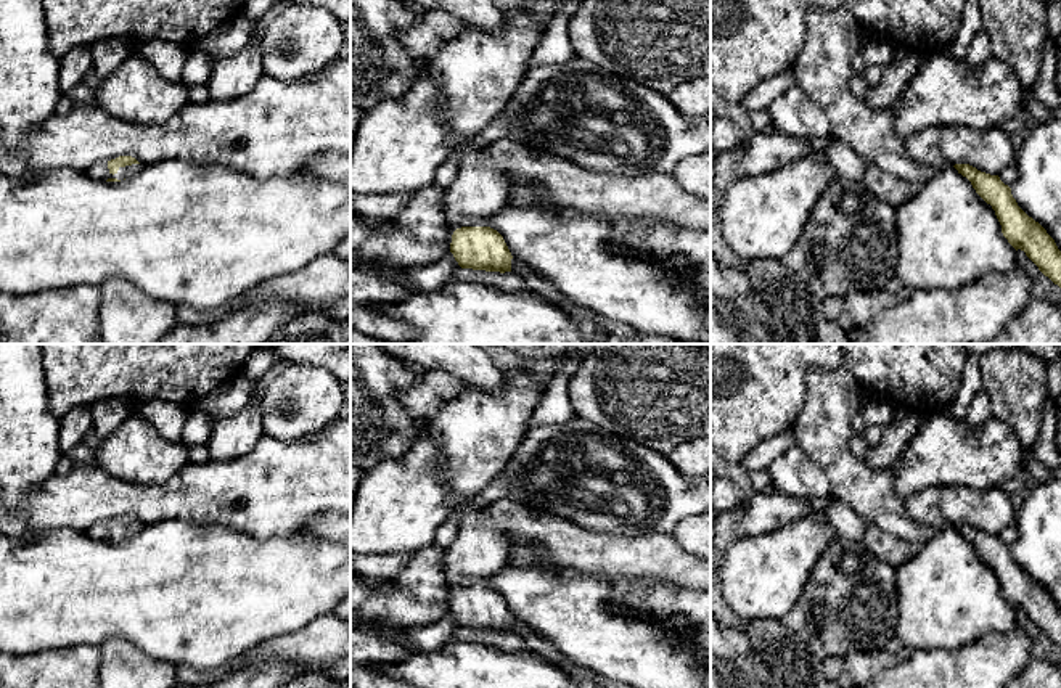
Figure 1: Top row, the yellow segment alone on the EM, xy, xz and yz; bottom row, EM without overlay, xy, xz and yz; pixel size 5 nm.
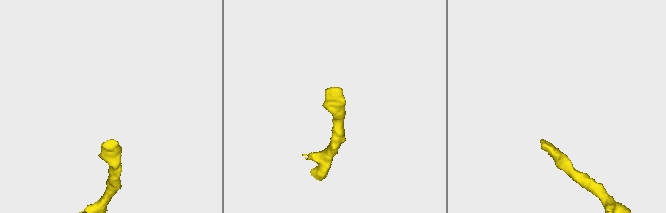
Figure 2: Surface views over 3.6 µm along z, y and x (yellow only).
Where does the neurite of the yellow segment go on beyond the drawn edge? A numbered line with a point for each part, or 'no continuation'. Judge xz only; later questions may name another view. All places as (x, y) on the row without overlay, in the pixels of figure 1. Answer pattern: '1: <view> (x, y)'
1: xz (481, 550)

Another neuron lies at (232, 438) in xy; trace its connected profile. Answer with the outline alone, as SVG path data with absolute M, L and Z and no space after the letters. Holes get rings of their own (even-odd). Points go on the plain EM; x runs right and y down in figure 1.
M256 400L236 415L215 420L206 447L212 461L231 461L252 452L262 436L262 413Z

